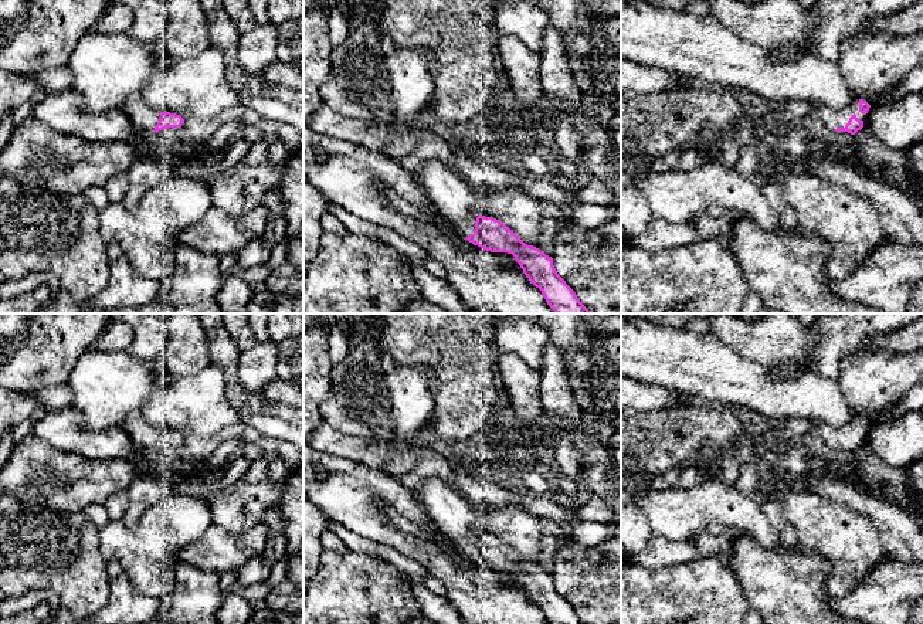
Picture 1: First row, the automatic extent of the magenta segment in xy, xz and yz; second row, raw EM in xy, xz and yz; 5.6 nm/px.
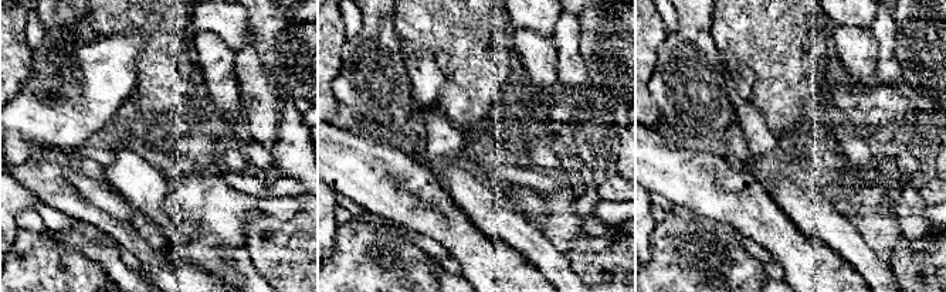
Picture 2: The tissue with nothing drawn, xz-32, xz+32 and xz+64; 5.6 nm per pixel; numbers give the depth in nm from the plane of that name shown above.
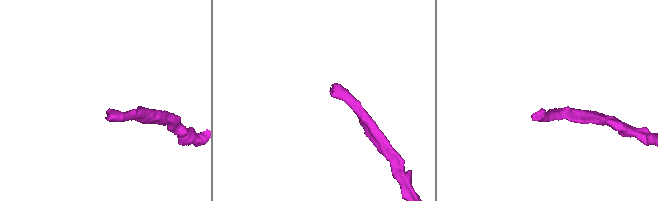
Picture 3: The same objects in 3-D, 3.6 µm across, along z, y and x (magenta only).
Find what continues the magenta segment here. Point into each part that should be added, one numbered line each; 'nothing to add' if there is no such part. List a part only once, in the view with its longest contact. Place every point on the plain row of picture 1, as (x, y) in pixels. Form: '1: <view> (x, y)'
1: yz (832, 436)

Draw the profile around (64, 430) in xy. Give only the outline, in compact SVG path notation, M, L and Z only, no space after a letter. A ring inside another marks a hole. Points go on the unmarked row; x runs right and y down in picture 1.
M74 408L44 411L44 416L33 425L30 437L40 438L57 450L81 454L95 459L138 459L138 448L121 427L94 431L84 425L84 417Z

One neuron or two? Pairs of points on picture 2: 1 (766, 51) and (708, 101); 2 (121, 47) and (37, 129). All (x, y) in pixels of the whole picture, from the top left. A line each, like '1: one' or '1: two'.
1: two
2: one

